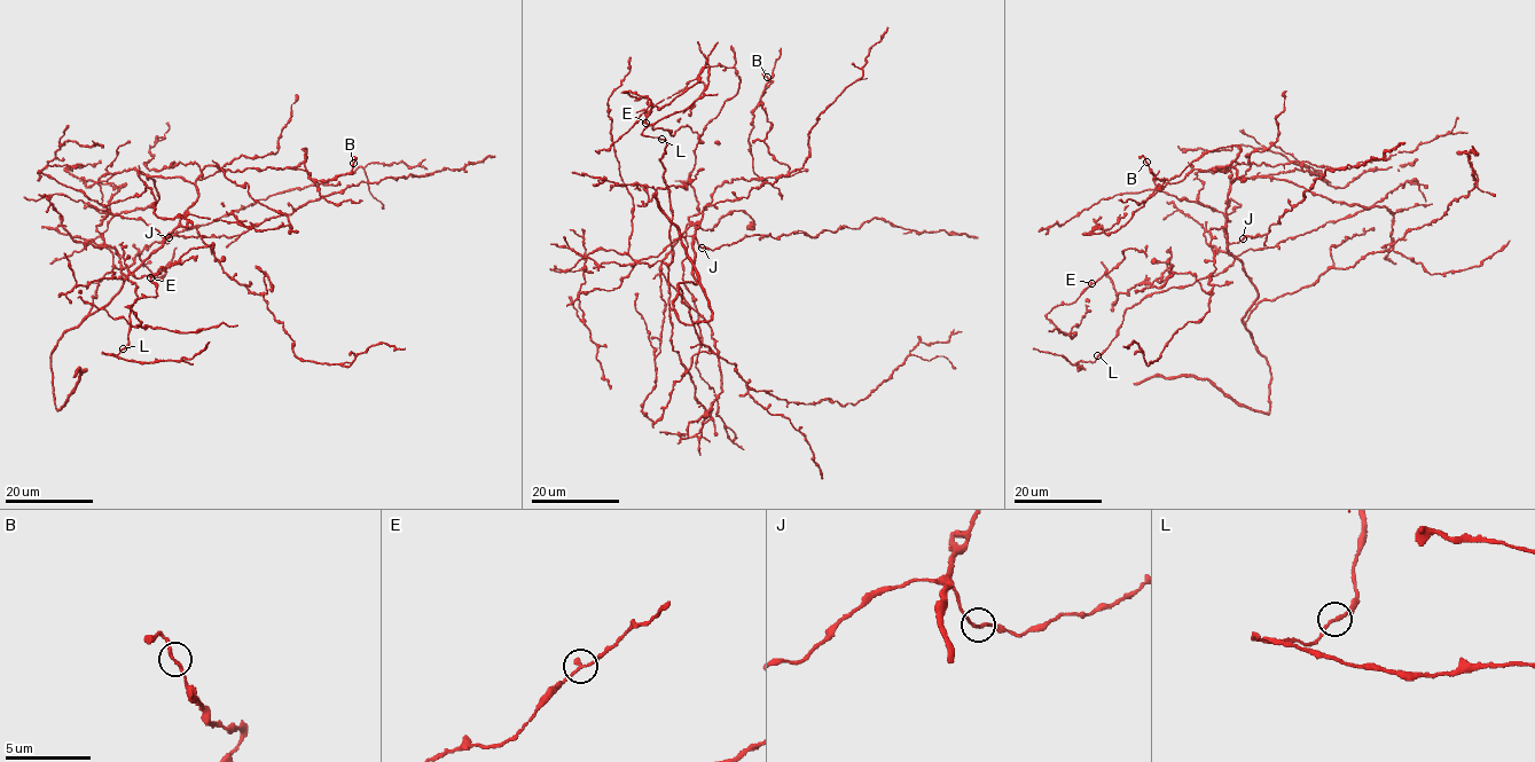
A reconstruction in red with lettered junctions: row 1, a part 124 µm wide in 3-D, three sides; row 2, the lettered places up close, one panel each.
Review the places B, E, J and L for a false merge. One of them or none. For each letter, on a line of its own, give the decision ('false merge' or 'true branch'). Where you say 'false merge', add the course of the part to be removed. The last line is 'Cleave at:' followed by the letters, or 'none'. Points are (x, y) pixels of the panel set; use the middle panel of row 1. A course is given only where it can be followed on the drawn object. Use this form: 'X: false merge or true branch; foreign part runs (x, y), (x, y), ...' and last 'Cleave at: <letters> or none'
B: true branch
E: true branch
J: true branch
L: true branch
Cleave at: none

